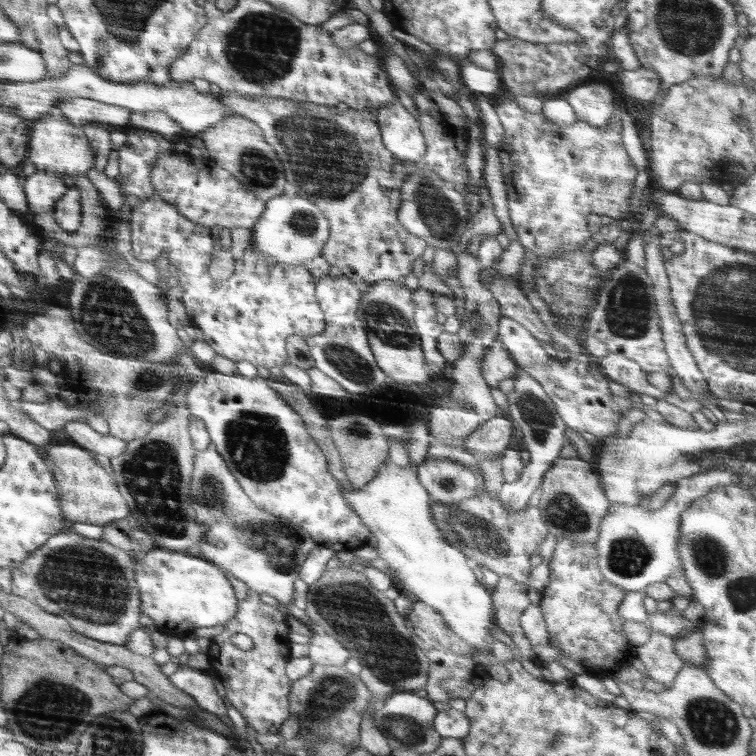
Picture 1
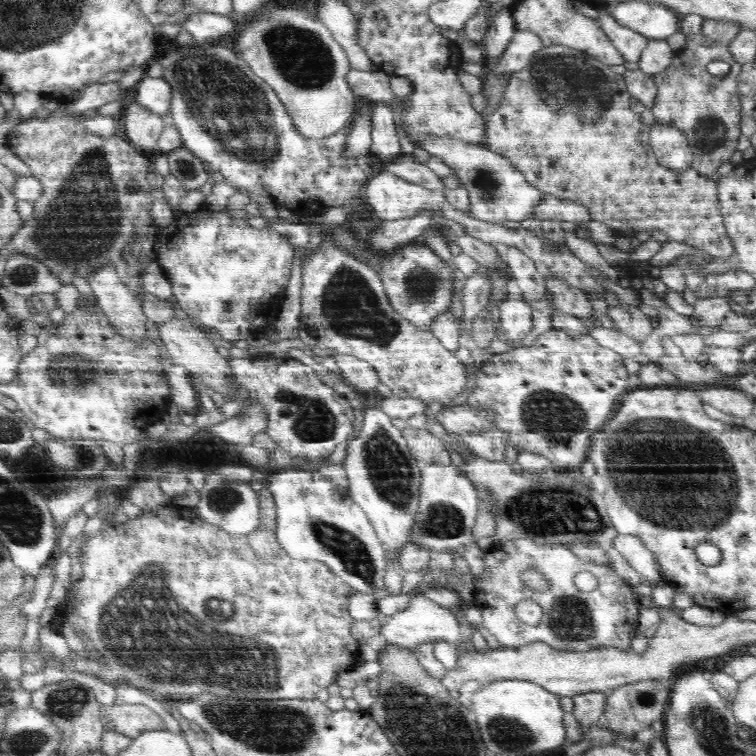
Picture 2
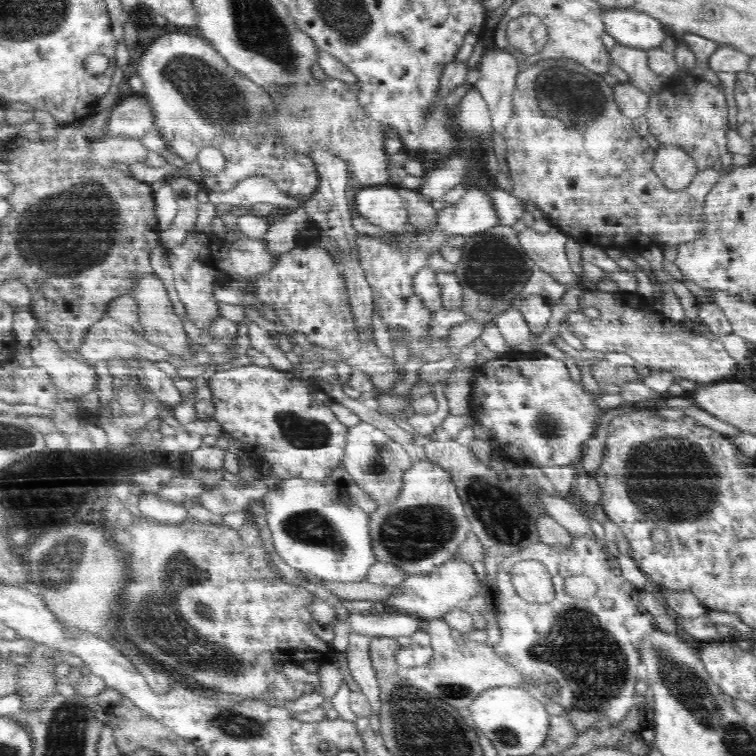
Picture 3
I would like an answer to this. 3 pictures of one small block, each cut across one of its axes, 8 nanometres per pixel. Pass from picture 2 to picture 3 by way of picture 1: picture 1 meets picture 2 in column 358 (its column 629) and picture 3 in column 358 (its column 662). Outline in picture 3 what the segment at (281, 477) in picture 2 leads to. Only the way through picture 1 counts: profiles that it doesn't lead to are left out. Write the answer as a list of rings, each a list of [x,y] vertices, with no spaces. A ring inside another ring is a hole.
[[[286,478],[273,485],[261,498],[276,554],[302,574],[312,574],[320,581],[365,581],[370,566],[376,562],[372,553],[369,516],[350,499],[344,487],[334,482]]]

